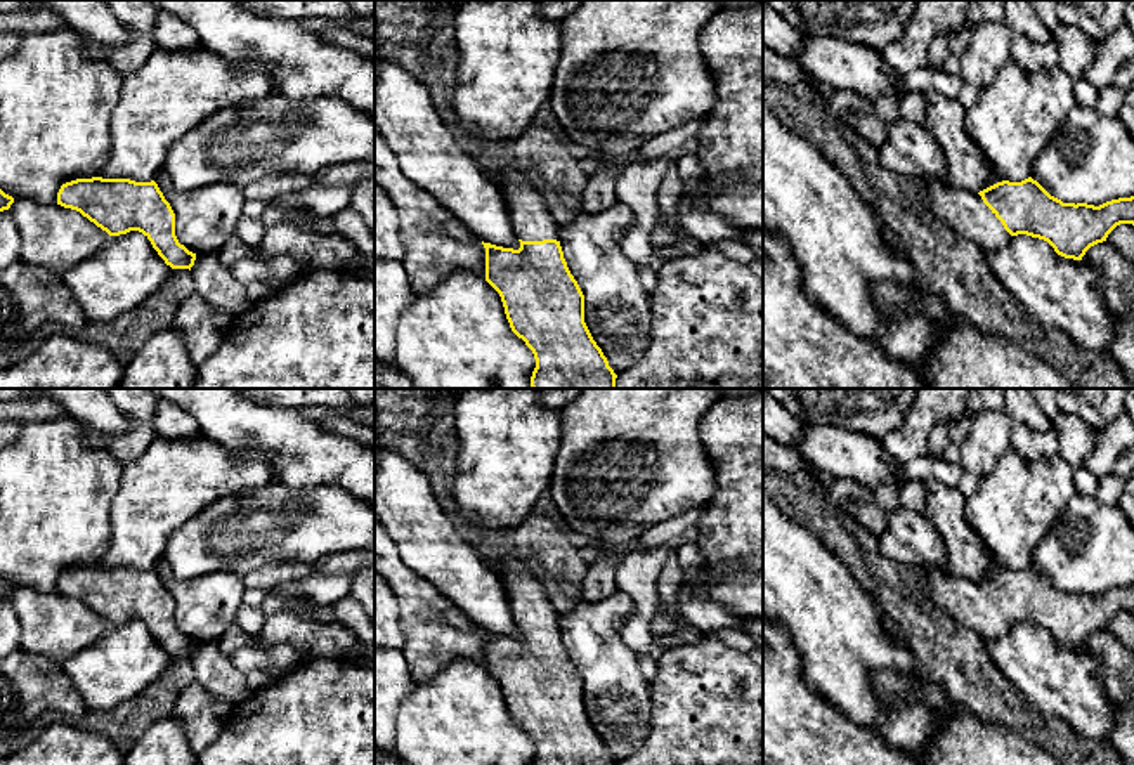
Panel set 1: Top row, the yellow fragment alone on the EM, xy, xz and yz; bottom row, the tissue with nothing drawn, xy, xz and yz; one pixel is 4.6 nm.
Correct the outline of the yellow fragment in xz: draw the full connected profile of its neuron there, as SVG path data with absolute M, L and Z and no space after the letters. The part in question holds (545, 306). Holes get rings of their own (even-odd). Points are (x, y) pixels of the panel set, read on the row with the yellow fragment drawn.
M505 170L498 186L506 199L520 248L484 243L486 281L499 293L512 331L536 359L532 389L616 389L617 375L584 323L584 295L570 274L558 241L558 224L541 193L518 170Z

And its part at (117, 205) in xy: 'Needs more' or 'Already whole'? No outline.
Already whole

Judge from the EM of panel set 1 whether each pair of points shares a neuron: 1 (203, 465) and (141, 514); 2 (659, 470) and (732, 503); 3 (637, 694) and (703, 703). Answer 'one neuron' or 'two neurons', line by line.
1: one neuron
2: two neurons
3: two neurons

